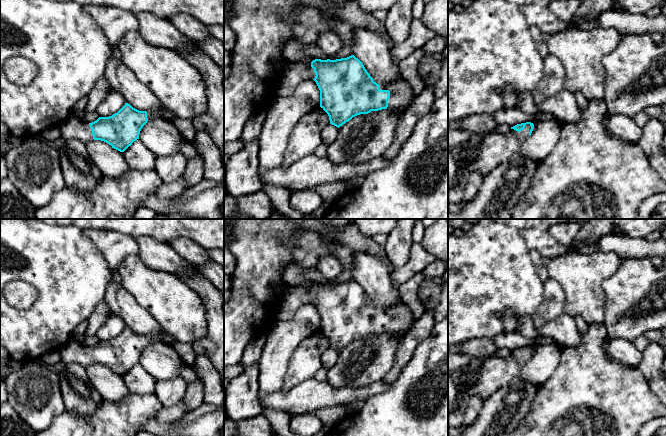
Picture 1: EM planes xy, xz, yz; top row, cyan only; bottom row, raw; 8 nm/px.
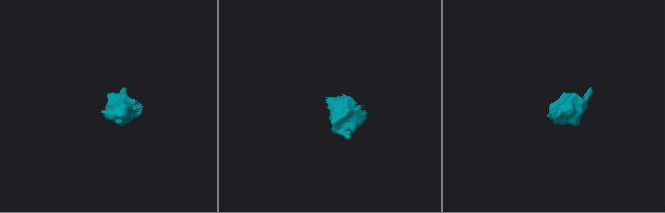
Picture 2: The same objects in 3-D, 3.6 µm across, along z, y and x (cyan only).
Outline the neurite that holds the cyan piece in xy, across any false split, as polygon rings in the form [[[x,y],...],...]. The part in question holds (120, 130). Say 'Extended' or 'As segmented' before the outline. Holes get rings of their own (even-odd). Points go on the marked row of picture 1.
Extended. [[[125,103],[117,113],[109,117],[99,117],[92,123],[87,123],[81,116],[72,113],[58,127],[64,139],[76,139],[84,143],[93,139],[101,140],[124,152],[139,139],[140,131],[147,121],[157,117],[173,122],[175,115],[167,109],[161,115],[139,111]]]

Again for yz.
Extended. [[[526,122],[511,127],[506,133],[488,133],[481,141],[474,160],[468,163],[464,170],[487,175],[497,165],[506,163],[531,135],[533,129],[534,124]]]

